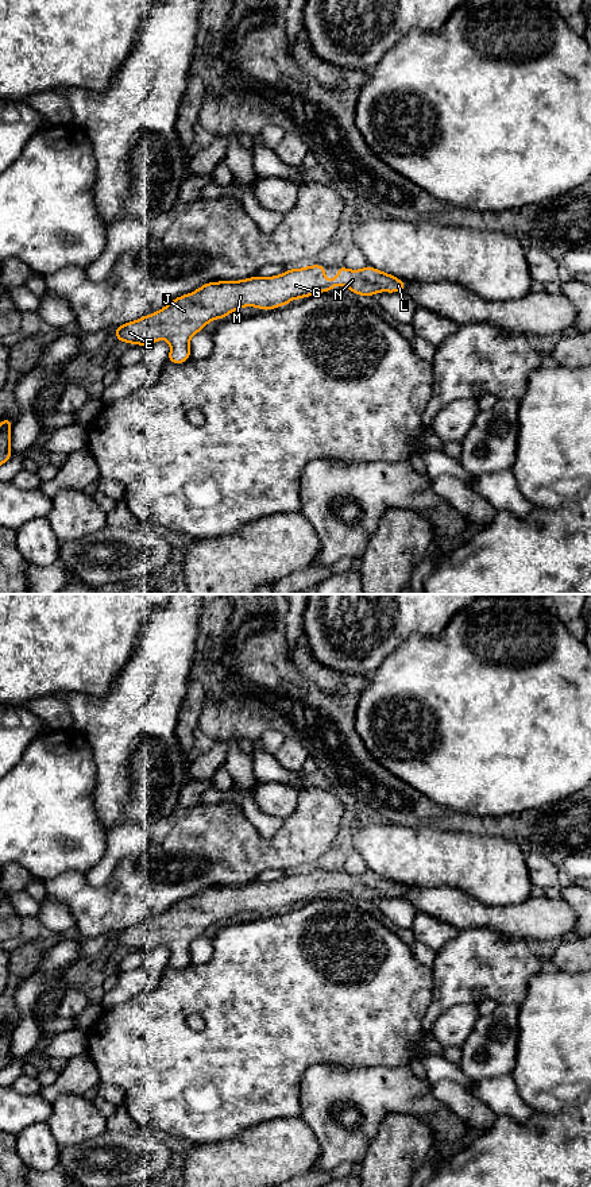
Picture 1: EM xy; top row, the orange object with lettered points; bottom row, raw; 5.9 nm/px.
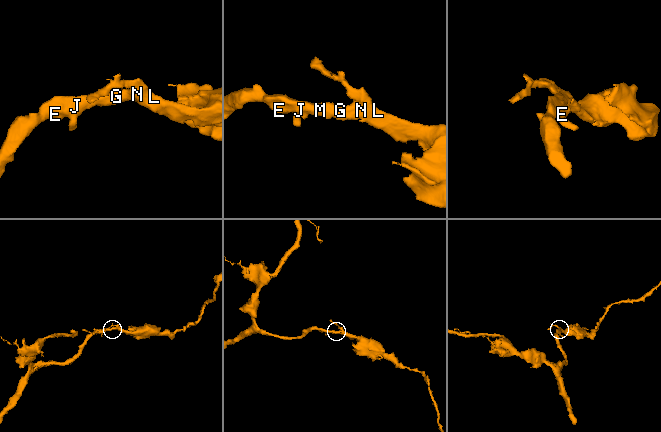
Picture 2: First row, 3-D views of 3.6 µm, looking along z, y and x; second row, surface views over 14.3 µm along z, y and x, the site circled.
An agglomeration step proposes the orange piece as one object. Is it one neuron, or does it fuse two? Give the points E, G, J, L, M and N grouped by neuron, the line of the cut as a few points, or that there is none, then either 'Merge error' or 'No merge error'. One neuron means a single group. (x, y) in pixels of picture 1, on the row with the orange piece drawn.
Groups: E G J L M N. No split. No merge error

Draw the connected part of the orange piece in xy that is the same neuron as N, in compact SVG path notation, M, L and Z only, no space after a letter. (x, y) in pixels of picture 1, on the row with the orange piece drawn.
M314 265L290 269L274 277L251 277L240 281L204 284L197 290L174 298L152 315L115 328L119 342L140 344L146 348L157 340L170 343L167 362L184 363L190 359L190 339L215 319L224 319L231 312L255 307L262 311L275 309L321 292L331 292L341 284L354 294L374 296L379 292L402 292L406 282L367 265L360 270L337 266L339 274L325 281L325 266Z

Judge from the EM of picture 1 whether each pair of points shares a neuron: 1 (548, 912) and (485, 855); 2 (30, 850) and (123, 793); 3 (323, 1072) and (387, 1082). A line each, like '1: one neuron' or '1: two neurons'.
1: two neurons
2: two neurons
3: one neuron

